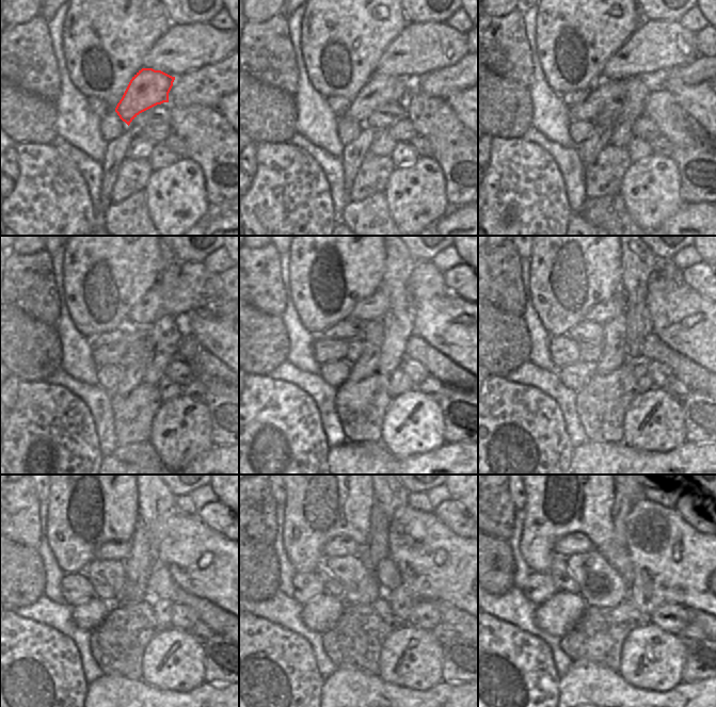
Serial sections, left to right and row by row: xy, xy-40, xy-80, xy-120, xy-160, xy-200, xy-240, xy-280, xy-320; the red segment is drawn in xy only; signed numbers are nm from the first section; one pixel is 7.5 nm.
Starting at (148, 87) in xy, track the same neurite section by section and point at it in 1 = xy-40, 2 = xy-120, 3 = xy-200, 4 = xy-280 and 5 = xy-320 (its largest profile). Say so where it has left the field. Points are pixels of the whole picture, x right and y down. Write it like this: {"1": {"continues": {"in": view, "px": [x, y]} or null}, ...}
{"1": {"continues": {"in": "xy-40", "px": [381, 90]}}, "2": {"continues": {"in": "xy-120", "px": [108, 353]}}, "3": {"continues": {"in": "xy-200", "px": [563, 350]}}, "4": {"continues": {"in": "xy-280", "px": [307, 585]}}, "5": {"continues": {"in": "xy-320", "px": [538, 588]}}}

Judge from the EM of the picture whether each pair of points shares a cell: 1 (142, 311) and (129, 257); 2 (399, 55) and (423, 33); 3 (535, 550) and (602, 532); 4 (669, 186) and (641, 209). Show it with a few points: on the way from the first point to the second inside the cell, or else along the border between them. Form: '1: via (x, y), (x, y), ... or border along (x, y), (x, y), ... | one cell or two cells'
1: border along (155, 280), (137, 302), (122, 310), (121, 317) | two cells
2: via (404, 51), (417, 38) | one cell
3: via (552, 533), (558, 527), (585, 526) | one cell
4: via (663, 188), (648, 203) | one cell

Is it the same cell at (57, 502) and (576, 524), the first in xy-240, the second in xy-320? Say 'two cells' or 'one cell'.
one cell

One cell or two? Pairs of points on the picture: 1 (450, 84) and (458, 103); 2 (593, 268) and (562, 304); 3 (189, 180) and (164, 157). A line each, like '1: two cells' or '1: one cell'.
1: two cells
2: one cell
3: two cells

